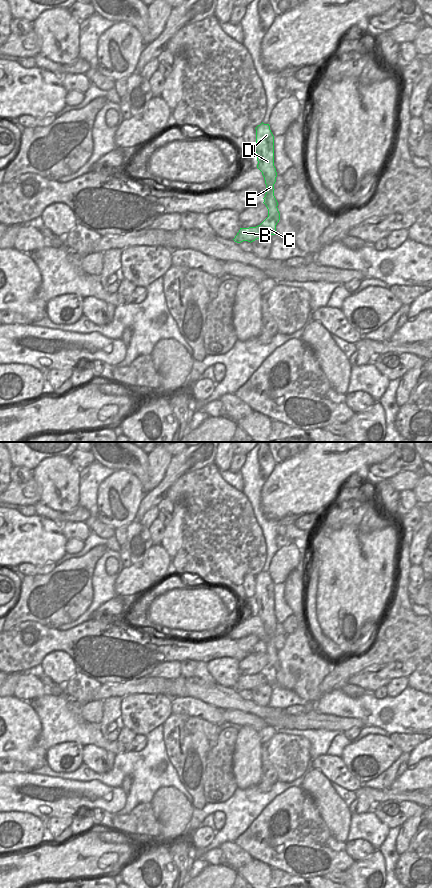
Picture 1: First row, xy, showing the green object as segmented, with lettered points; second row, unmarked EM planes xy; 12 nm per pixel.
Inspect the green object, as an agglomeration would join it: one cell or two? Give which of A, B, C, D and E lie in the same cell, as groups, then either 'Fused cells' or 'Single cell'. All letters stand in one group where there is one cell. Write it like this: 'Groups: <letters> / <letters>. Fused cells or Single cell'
Groups: A D E / B C. Fused cells

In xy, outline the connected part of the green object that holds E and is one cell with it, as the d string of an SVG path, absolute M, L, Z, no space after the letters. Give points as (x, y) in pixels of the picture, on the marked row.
M263 122L256 128L256 144L254 150L257 155L257 168L262 172L266 184L266 194L264 204L268 209L270 216L276 223L280 220L278 211L278 202L274 196L274 184L276 182L277 172L274 166L274 136L270 130L269 124Z

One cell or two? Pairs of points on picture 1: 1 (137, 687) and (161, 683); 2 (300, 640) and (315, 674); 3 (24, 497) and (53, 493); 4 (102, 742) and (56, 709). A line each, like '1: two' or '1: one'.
1: one
2: one
3: two
4: one

